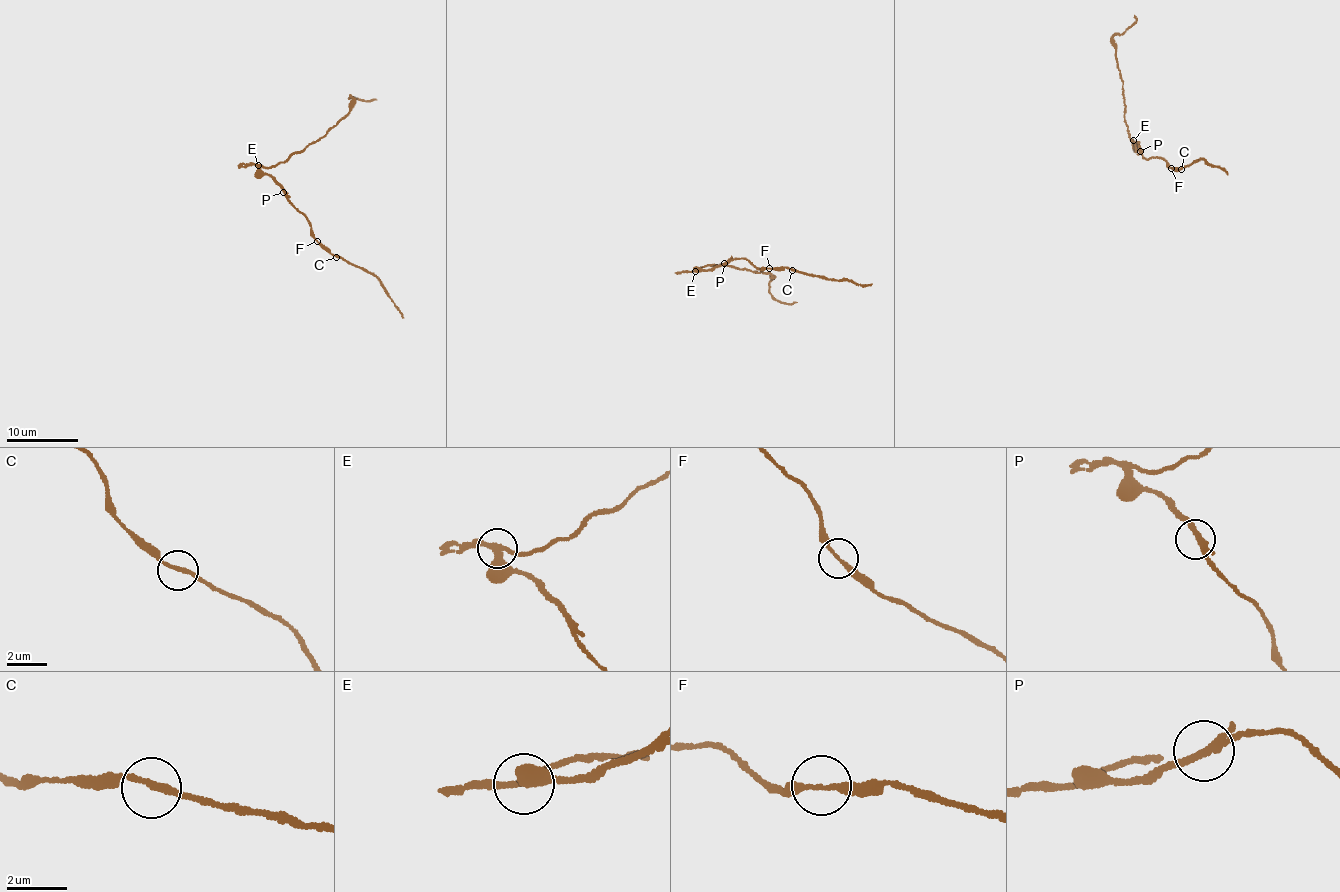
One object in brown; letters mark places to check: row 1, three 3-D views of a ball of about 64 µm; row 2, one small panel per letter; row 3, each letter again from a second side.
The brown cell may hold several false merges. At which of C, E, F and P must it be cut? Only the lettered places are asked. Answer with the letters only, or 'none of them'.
E

